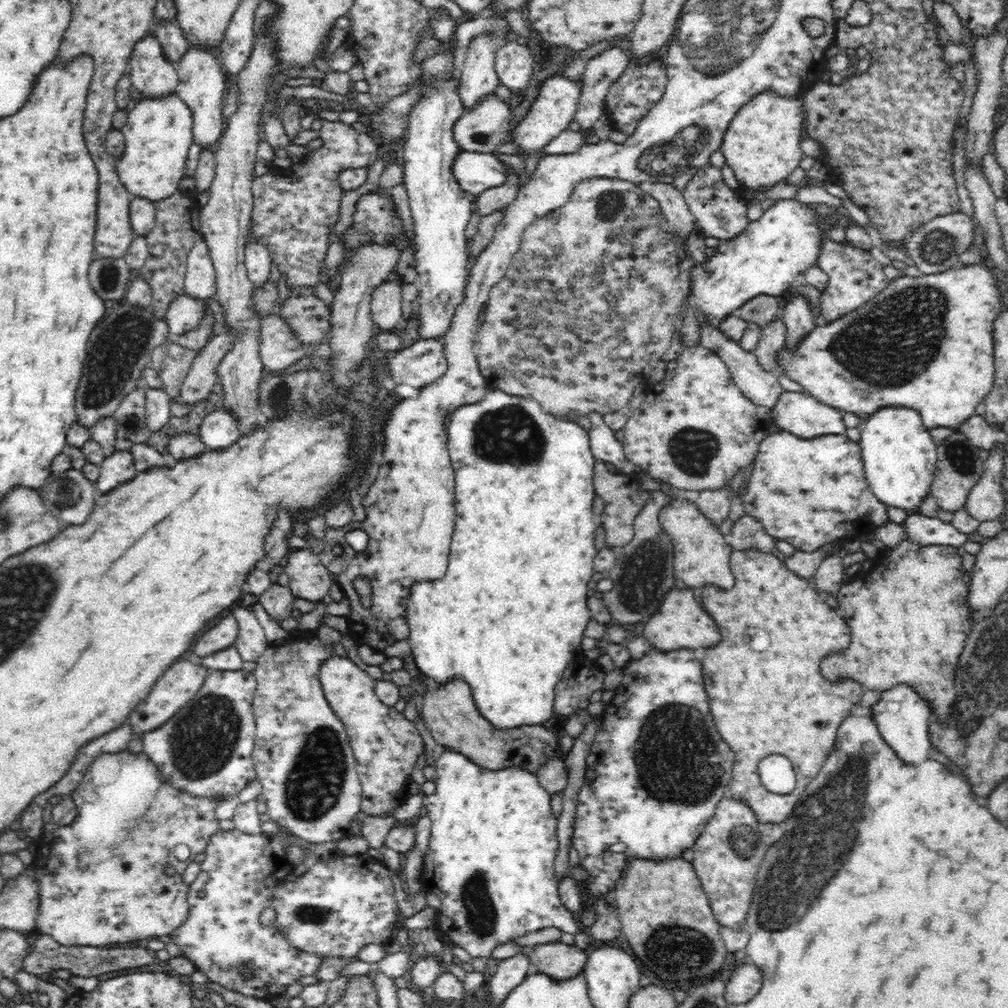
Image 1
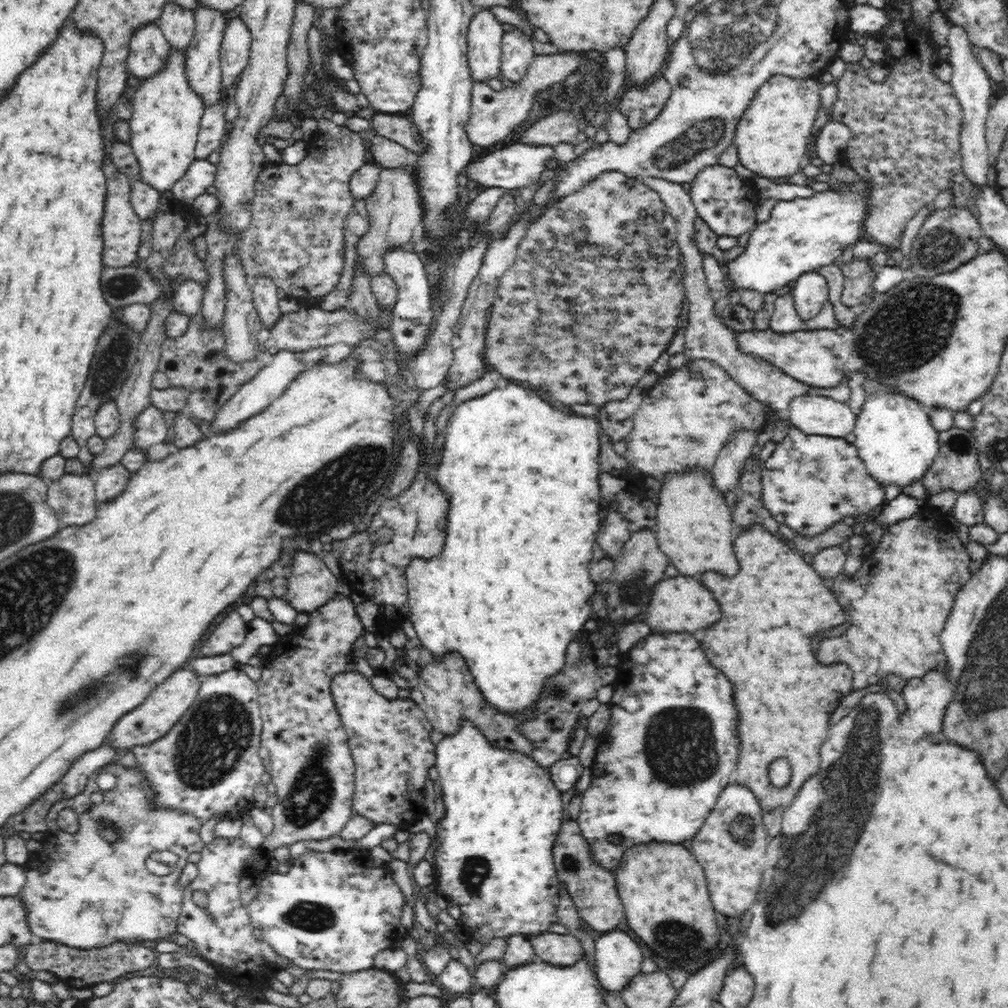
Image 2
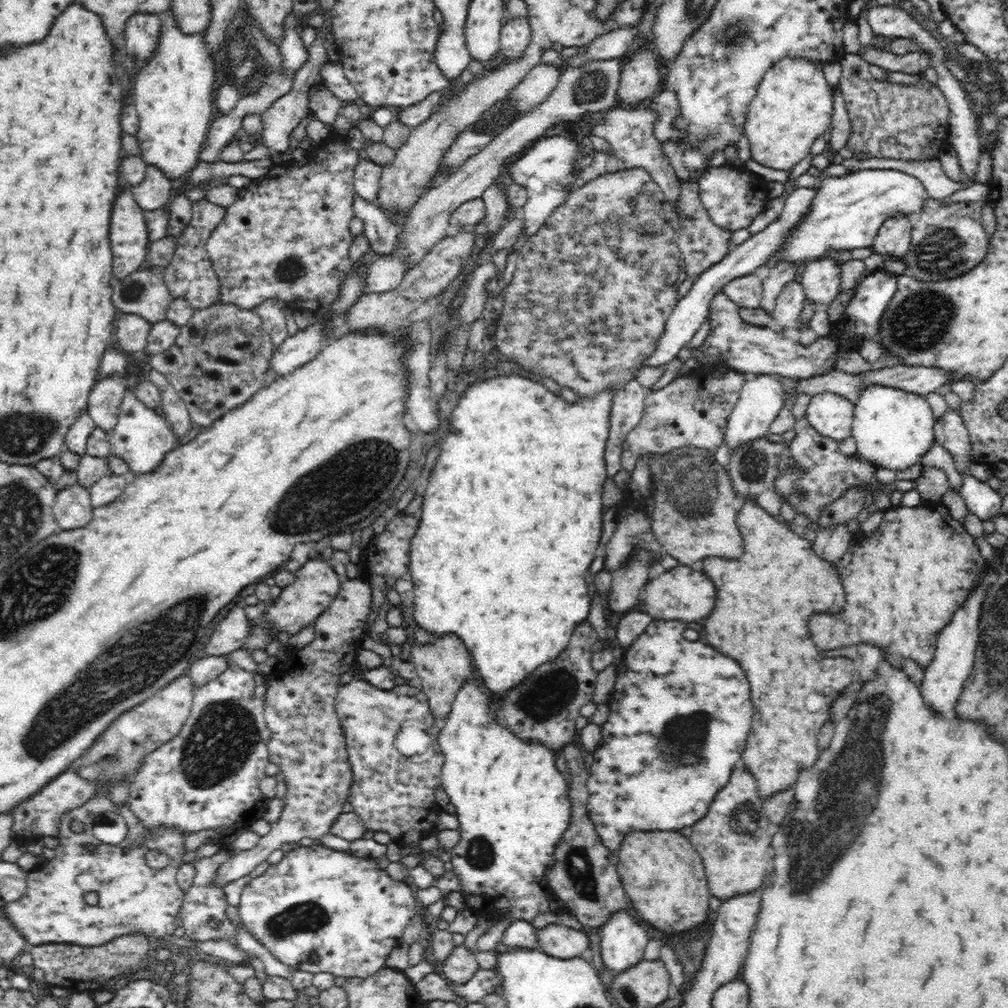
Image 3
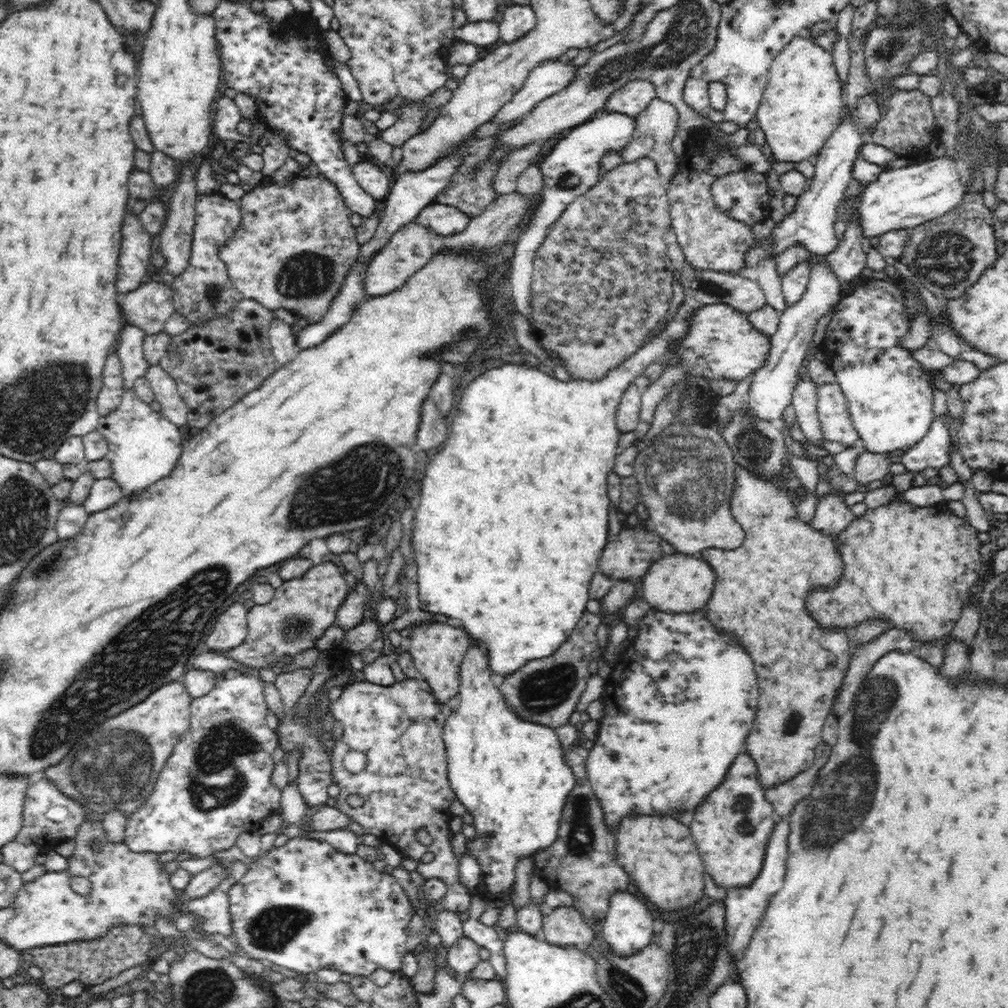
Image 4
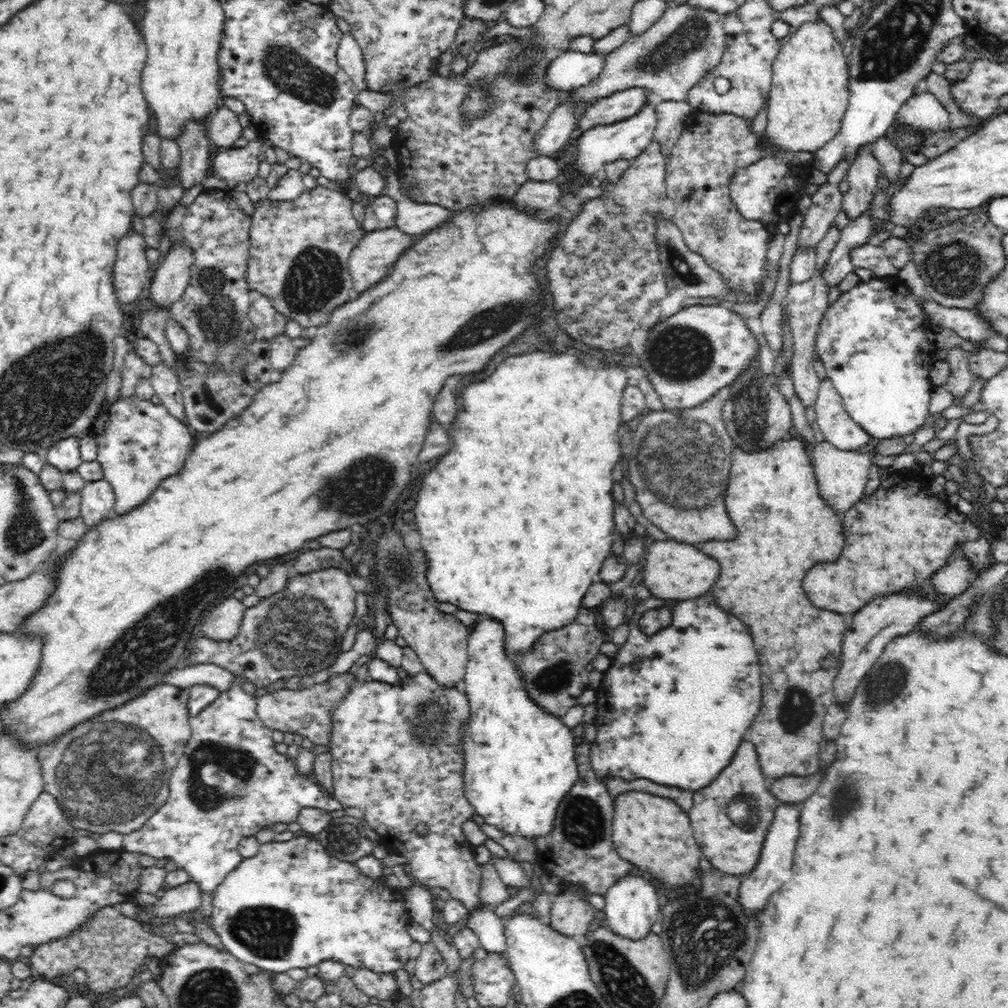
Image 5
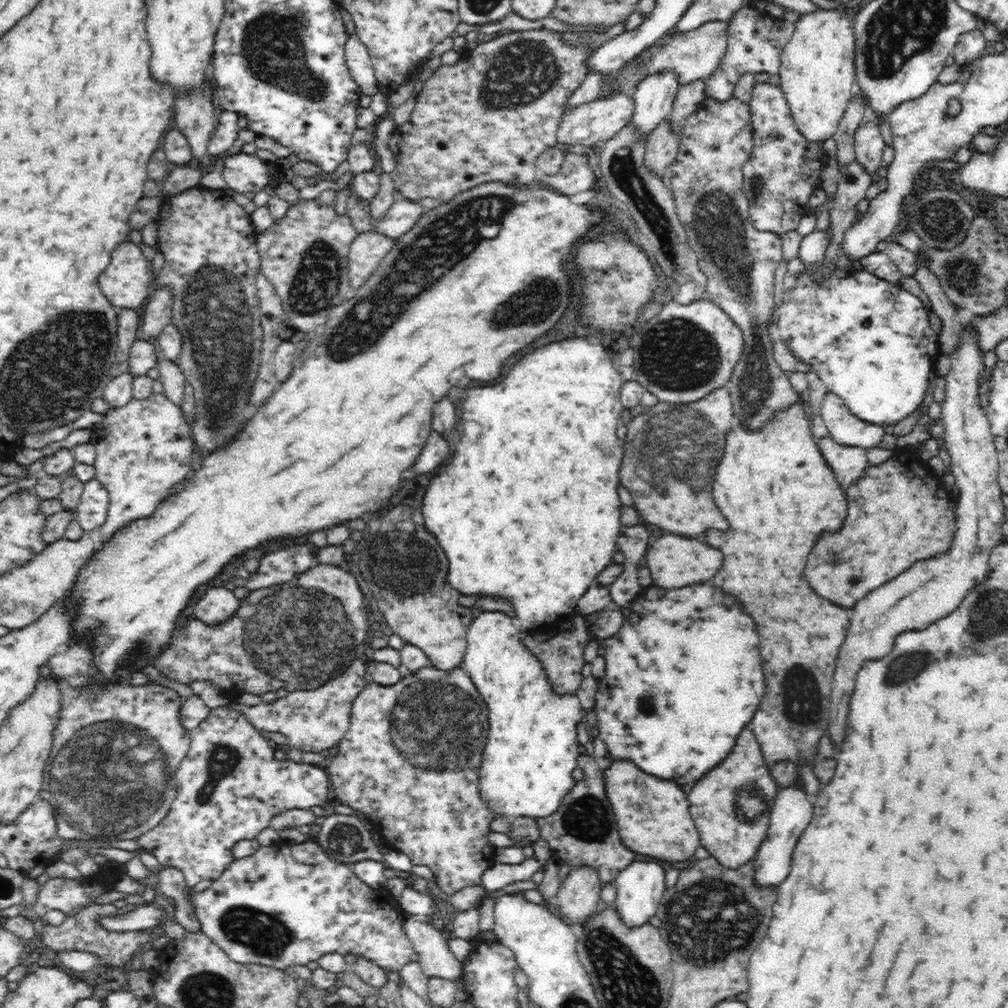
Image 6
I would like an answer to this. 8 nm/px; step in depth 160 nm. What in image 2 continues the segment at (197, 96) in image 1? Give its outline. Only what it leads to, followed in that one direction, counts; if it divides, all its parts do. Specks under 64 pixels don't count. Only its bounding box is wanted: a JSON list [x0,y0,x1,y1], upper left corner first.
[185,6,231,108]

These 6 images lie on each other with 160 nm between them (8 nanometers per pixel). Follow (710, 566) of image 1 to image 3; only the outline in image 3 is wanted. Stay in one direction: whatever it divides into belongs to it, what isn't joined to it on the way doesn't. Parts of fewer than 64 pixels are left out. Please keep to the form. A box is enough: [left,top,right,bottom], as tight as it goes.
[650,447,744,566]

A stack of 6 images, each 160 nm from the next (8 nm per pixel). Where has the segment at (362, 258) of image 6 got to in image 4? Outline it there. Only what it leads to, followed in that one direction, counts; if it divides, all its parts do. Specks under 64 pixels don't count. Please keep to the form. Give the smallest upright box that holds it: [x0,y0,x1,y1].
[364,220,438,298]

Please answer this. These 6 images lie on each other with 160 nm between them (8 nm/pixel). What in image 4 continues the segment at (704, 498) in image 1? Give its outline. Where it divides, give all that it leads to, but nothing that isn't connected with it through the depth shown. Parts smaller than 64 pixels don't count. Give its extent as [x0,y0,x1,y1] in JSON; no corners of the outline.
[744,261,842,423]

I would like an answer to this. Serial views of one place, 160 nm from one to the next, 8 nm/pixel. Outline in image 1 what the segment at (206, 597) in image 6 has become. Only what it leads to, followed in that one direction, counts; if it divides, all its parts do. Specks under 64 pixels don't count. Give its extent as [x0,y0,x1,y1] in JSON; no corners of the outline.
[193,615,238,660]

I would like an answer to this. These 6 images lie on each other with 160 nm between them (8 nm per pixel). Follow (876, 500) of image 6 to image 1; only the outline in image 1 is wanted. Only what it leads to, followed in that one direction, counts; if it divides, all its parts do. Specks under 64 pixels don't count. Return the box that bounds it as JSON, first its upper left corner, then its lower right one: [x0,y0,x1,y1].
[822,536,978,722]

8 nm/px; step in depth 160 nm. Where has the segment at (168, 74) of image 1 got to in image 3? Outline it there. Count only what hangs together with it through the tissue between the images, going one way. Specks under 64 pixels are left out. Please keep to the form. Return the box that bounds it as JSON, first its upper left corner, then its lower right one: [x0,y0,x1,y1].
[124,12,162,61]

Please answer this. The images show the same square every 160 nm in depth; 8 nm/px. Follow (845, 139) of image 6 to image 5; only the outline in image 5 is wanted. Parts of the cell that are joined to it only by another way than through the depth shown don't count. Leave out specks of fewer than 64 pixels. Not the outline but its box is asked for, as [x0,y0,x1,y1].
[797,158,852,248]

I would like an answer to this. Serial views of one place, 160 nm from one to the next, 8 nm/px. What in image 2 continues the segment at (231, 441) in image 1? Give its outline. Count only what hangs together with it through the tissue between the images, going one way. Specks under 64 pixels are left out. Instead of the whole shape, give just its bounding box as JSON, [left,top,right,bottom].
[204,350,308,434]

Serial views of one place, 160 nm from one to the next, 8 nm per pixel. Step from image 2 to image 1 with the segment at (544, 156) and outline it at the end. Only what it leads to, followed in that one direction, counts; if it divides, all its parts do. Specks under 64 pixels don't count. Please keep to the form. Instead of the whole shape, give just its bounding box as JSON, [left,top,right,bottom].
[451,151,513,196]

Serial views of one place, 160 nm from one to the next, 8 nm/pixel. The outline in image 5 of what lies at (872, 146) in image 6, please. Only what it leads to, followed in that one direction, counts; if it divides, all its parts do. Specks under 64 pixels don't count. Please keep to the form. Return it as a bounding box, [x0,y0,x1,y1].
[841,146,881,221]

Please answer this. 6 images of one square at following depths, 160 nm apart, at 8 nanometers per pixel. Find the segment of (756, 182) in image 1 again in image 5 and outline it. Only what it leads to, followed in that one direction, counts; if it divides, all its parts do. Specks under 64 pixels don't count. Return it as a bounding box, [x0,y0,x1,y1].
[763,20,849,154]

